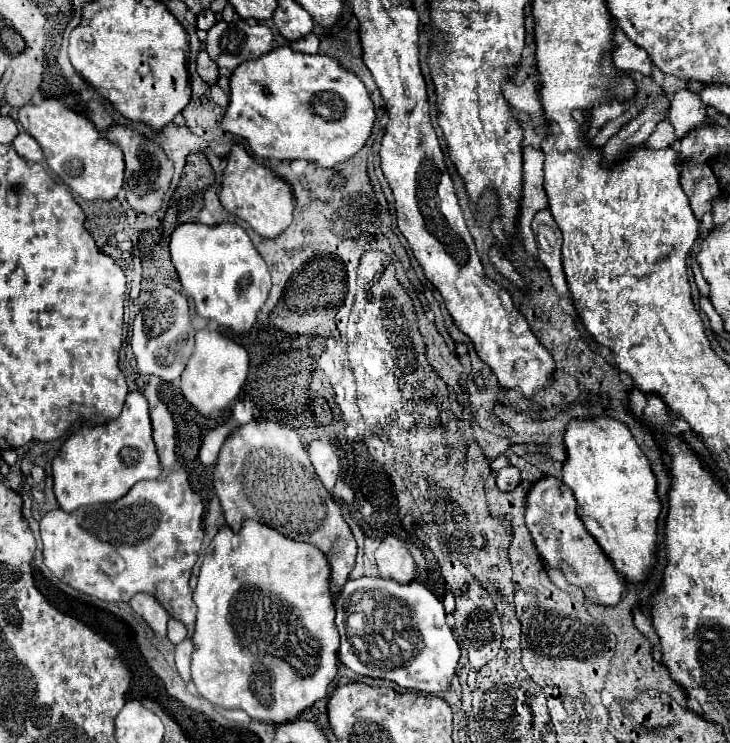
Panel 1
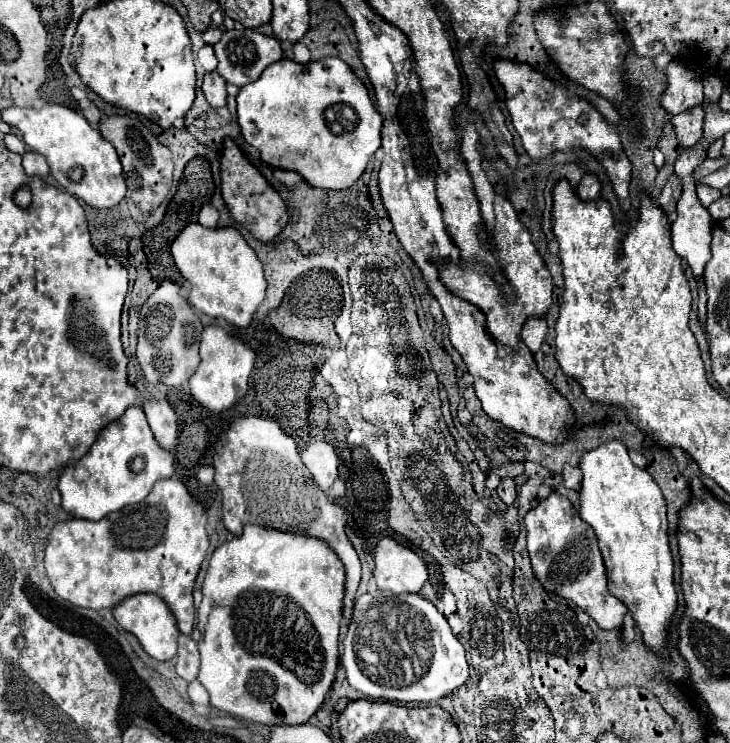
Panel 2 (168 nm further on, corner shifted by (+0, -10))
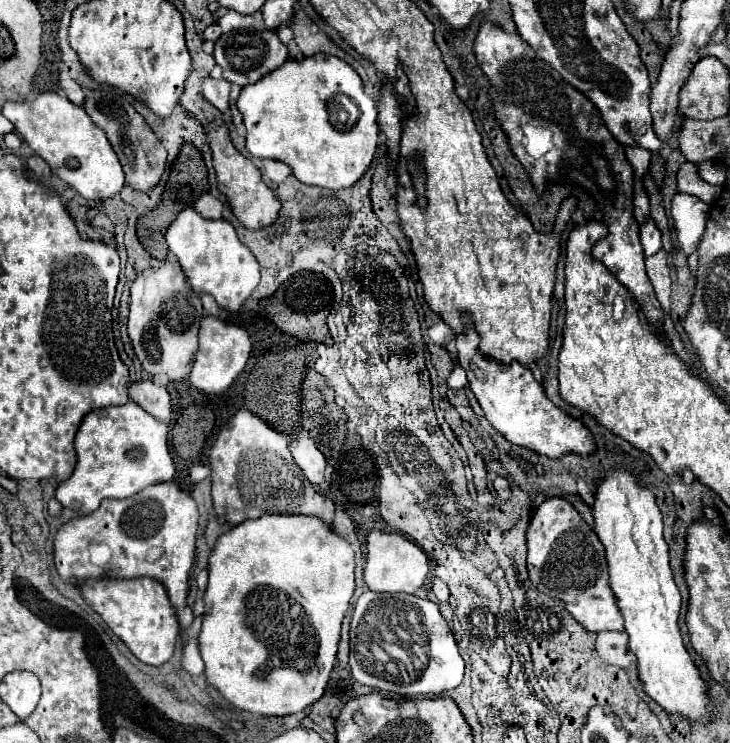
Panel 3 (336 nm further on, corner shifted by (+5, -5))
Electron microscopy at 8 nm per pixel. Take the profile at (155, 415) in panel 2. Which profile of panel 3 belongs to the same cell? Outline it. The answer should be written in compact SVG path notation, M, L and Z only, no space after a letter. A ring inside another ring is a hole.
M144 379L144 381L132 383L128 387L128 395L130 395L130 401L138 403L150 415L154 415L164 423L170 423L172 409L170 409L170 395L166 387L158 387L152 381Z

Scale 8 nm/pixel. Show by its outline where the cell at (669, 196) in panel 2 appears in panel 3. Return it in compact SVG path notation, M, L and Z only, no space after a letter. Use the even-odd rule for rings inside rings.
M648 219L642 227L640 227L640 241L644 247L644 255L650 257L654 253L658 253L662 249L662 235L656 227L656 223L652 219Z

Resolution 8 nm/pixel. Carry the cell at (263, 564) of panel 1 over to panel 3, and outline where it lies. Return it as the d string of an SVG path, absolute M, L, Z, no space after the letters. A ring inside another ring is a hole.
M266 513L220 535L208 567L210 579L204 591L206 611L200 633L206 681L234 707L254 715L292 715L316 703L334 669L340 625L354 593L354 551L350 543L318 517Z

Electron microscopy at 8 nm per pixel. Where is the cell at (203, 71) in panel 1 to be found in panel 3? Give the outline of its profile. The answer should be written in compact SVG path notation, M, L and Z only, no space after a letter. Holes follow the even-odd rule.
M208 77L208 79L202 83L202 95L204 95L214 107L218 107L222 113L226 113L226 111L230 109L230 103L228 103L230 87L232 87L232 85L230 85L228 81L224 81L224 79L216 81L216 79Z

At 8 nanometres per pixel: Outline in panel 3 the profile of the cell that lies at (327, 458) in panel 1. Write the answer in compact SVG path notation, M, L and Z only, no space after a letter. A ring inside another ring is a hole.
M308 437L300 439L296 443L296 447L292 449L292 457L312 485L320 485L324 481L326 459L320 453L320 449L314 445L312 439L308 439Z

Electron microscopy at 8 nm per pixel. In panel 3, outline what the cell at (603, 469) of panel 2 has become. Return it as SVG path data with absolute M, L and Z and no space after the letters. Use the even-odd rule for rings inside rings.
M608 471L594 493L594 523L596 535L606 547L606 561L610 571L610 587L616 597L616 605L624 617L624 627L630 637L630 651L638 657L638 681L644 693L656 701L666 713L686 717L690 723L708 725L714 721L714 703L708 695L708 683L702 679L698 667L694 665L690 653L686 651L678 627L682 597L672 579L672 569L668 565L668 545L662 537L662 513L650 489L638 485L638 481L628 471Z

